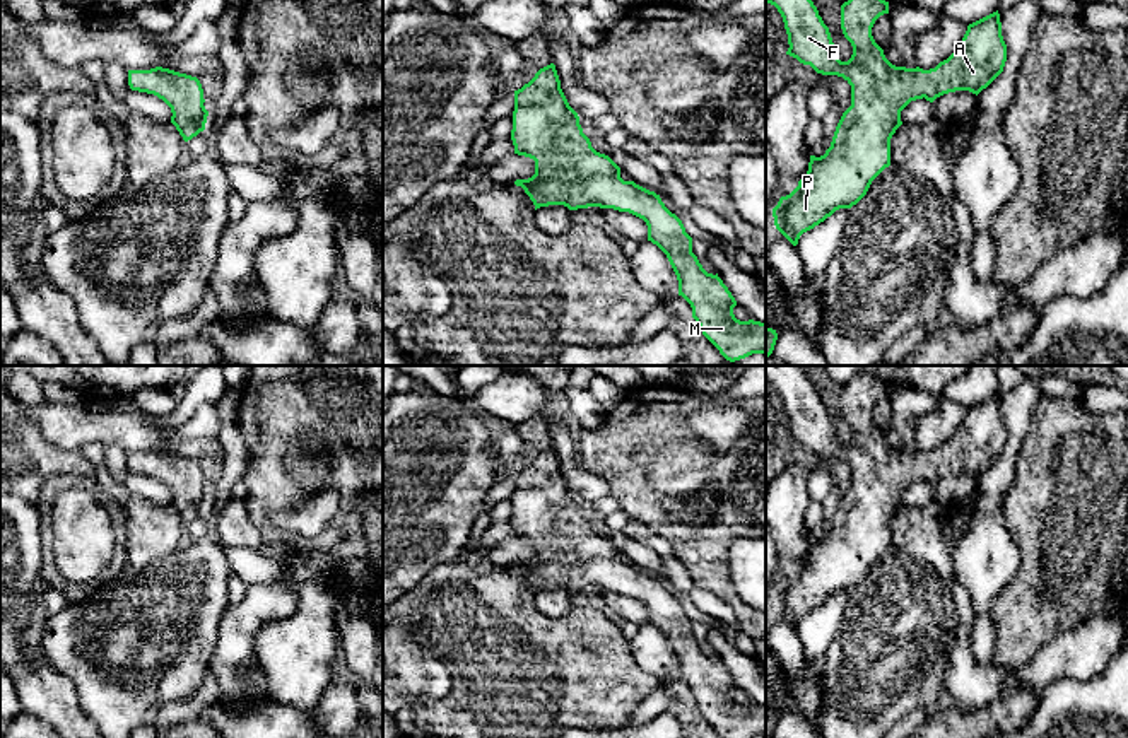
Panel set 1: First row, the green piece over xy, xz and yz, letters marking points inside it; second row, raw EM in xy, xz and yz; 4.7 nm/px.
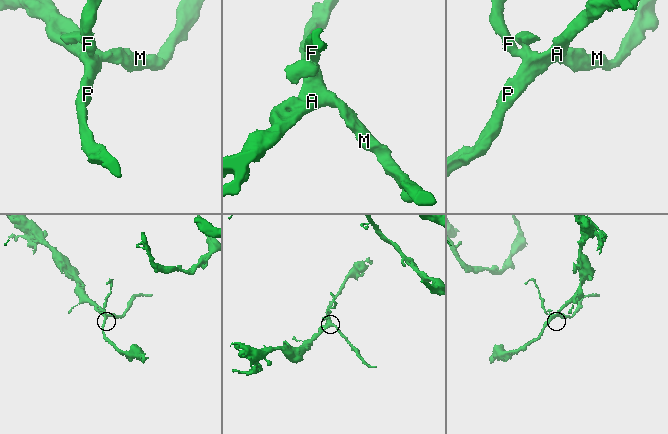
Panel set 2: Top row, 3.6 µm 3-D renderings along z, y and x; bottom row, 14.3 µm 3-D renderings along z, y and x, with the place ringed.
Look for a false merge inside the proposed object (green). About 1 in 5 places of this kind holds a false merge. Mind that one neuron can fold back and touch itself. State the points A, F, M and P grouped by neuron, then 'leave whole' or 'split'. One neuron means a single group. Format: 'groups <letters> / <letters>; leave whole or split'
groups A F M P; leave whole

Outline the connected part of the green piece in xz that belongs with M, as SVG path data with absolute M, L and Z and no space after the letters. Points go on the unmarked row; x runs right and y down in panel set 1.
M554 446L540 451L528 466L514 473L511 523L514 536L535 543L535 557L528 562L514 564L530 579L535 593L549 588L564 588L569 593L600 589L629 594L643 601L648 608L648 624L667 637L677 658L679 678L690 687L692 700L720 736L766 736L766 706L735 700L735 680L718 656L713 658L702 651L692 636L692 620L685 615L682 603L665 589L660 577L634 564L624 564L620 550L608 538L591 530L590 521L583 516L578 495L569 489L561 472Z

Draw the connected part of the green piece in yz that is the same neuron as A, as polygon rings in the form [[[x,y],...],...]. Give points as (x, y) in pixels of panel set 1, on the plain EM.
[[[766,366],[766,386],[774,388],[783,400],[790,427],[786,437],[810,448],[817,456],[843,460],[851,468],[851,489],[843,495],[831,530],[820,540],[810,538],[807,557],[773,591],[776,612],[793,629],[798,627],[803,615],[824,605],[836,593],[856,588],[867,577],[872,564],[890,548],[890,521],[902,507],[901,494],[911,483],[925,480],[933,485],[955,473],[969,473],[978,478],[1003,454],[1007,444],[998,393],[969,407],[955,434],[935,451],[923,453],[896,449],[885,441],[872,419],[872,410],[880,398],[889,396],[889,384],[870,374],[858,374],[841,388],[841,412],[853,429],[848,444],[837,441],[829,410],[802,366]]]

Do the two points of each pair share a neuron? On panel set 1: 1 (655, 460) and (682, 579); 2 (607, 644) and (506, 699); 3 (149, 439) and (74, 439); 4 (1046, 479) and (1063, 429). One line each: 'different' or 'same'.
1: different
2: same
3: same
4: same

